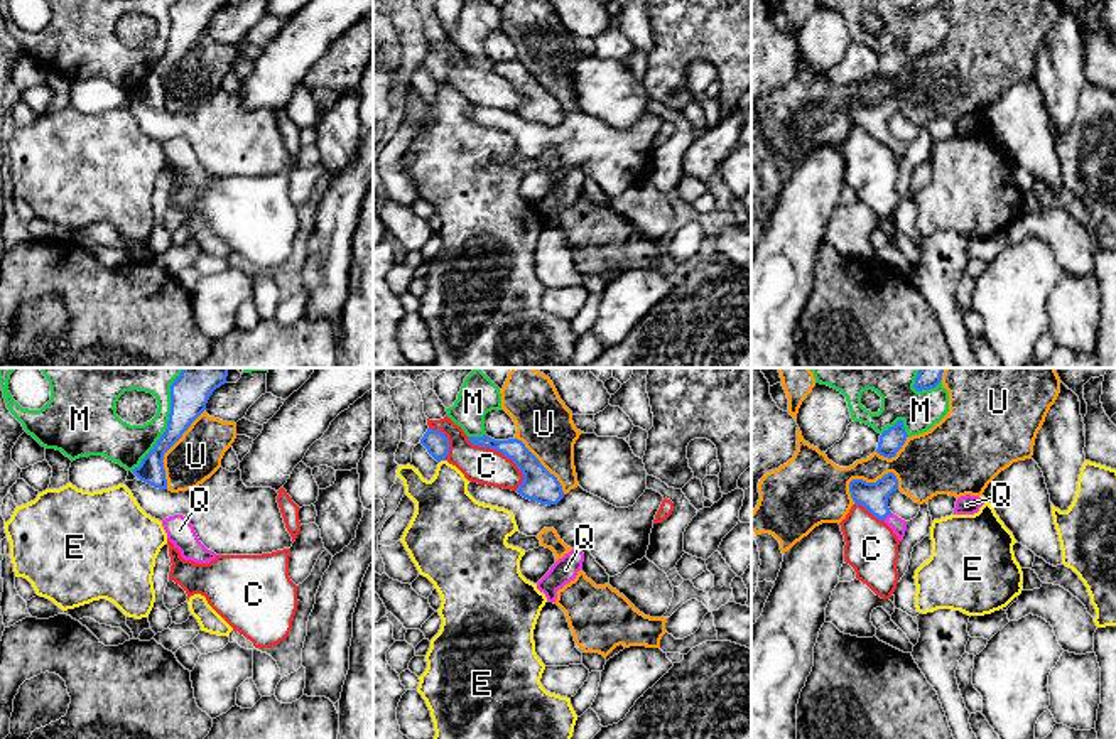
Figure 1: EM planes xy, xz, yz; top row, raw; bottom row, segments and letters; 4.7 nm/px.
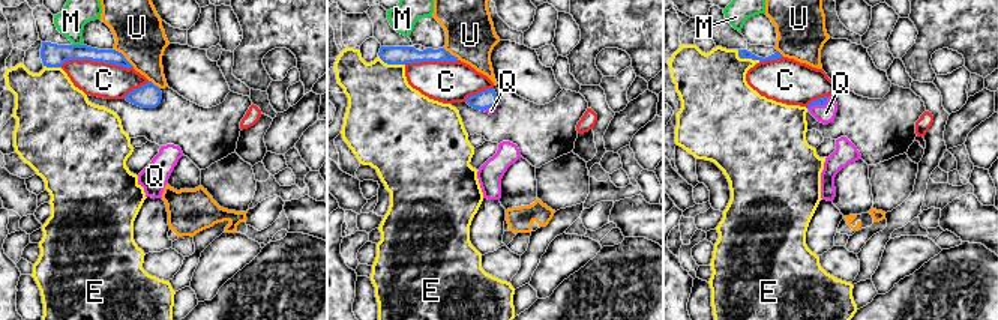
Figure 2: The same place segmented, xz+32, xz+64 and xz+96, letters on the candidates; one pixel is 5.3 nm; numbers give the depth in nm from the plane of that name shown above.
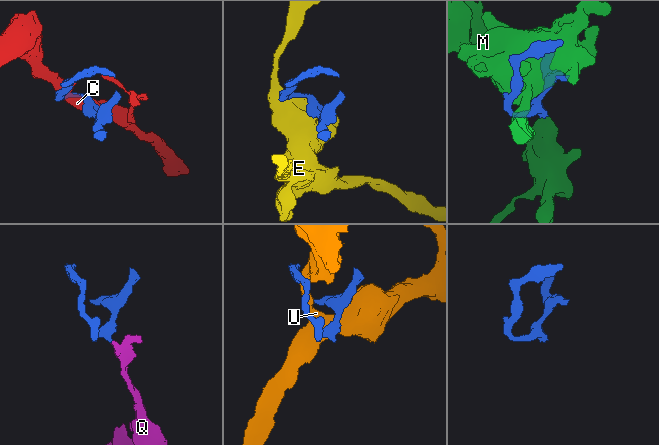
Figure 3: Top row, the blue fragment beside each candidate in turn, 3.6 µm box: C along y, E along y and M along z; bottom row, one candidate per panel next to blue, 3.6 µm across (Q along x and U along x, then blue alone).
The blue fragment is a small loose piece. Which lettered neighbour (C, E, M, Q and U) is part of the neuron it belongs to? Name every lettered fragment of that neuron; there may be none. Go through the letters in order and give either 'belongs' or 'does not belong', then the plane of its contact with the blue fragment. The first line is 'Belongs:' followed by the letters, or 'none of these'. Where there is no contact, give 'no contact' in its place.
Belongs: Q
C: does not belong; meets blue in xz
E: does not belong; meets blue in xz
M: does not belong; meets blue in xy
Q: belongs; meets blue in yz
U: does not belong; meets blue in yz

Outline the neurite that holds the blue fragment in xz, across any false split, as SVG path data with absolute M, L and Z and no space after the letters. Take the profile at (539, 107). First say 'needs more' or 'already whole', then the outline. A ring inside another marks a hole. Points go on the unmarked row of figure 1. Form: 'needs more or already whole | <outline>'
already whole | M488 57L468 59L473 67L490 69L512 81L523 96L517 115L540 127L557 127L564 120L561 105L518 61L495 62Z

